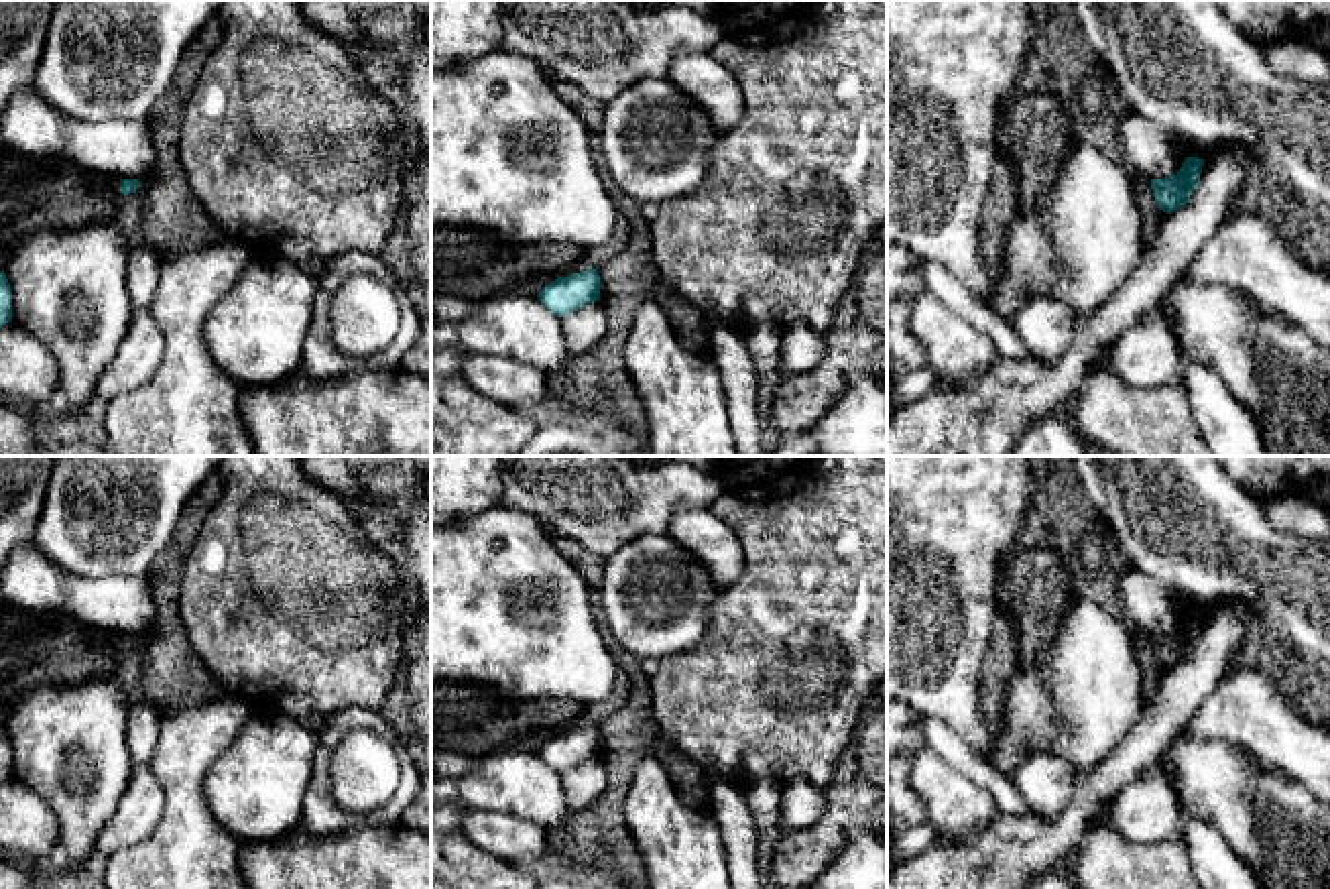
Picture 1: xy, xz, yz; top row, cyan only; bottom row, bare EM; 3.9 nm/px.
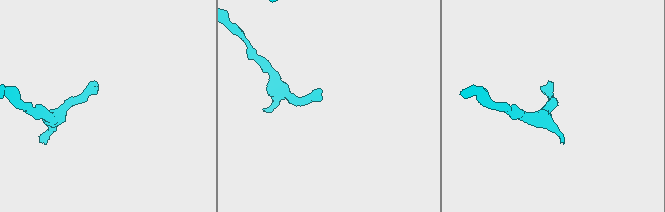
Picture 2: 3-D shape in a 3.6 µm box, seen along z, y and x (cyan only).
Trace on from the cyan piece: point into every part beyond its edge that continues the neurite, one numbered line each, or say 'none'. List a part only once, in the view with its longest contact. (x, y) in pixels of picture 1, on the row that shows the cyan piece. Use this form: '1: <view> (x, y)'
none

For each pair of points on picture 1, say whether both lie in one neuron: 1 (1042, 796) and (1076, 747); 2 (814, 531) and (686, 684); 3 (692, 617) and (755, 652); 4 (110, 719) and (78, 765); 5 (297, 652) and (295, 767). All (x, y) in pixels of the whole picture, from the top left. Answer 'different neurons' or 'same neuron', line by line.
1: different neurons
2: same neuron
3: different neurons
4: same neuron
5: different neurons

